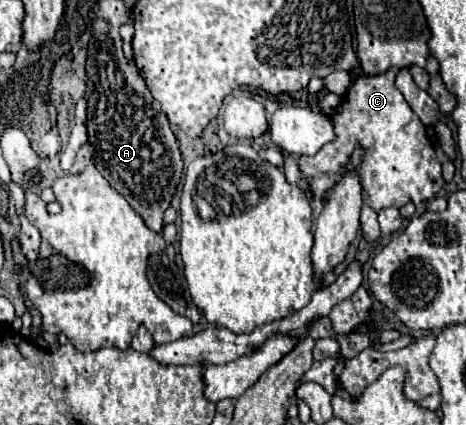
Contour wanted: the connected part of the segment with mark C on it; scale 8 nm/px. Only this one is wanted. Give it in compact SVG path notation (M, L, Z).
M396 69L374 77L358 77L346 91L340 107L332 113L334 141L326 143L316 155L298 159L298 167L308 181L308 193L316 201L326 201L328 193L348 173L348 163L356 147L362 147L362 163L358 177L362 185L362 201L376 213L384 207L404 207L408 201L414 205L430 201L442 187L442 167L436 159L434 147L426 135L426 127L412 113L402 93L394 87Z

